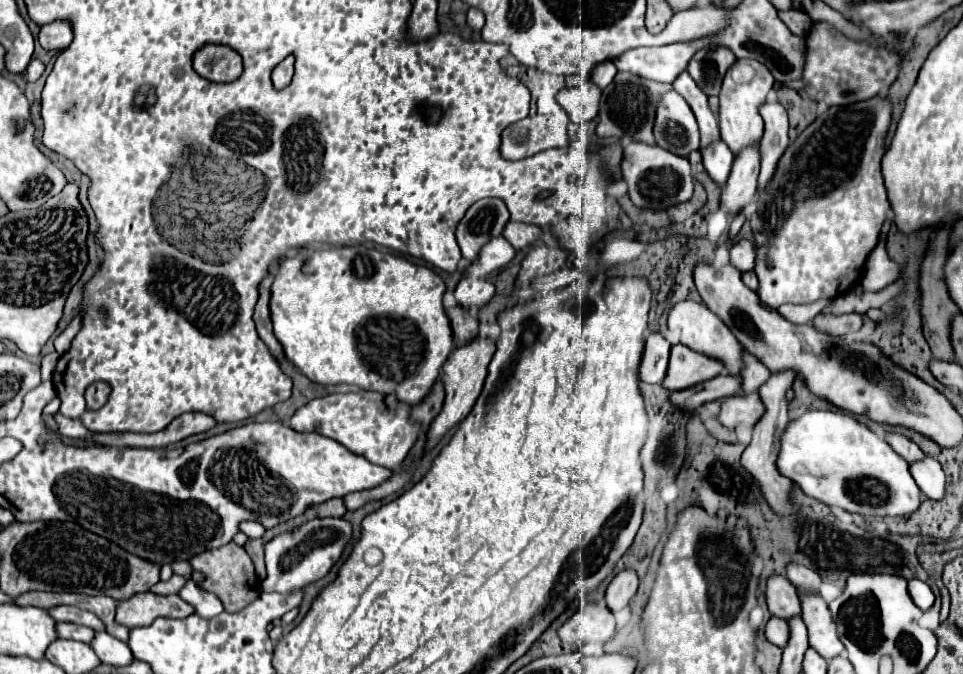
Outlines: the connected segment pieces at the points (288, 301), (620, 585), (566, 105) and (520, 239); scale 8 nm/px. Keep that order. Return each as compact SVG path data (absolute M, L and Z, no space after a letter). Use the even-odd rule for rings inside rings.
M364 244L330 248L330 250L312 250L312 252L306 252L306 254L296 254L294 258L282 260L280 266L278 266L278 272L274 276L272 298L270 298L274 334L280 340L280 344L284 346L286 358L298 370L302 370L302 374L308 376L312 382L316 382L316 384L354 384L354 386L364 388L364 390L394 394L398 398L398 402L404 402L408 406L418 406L430 394L434 382L438 380L438 372L440 372L442 364L446 362L446 358L448 358L448 354L450 354L450 350L454 346L454 334L450 330L450 320L448 320L448 316L444 312L444 306L442 306L444 290L446 290L444 280L436 272L432 272L430 268L412 264L406 258L400 258L400 256L394 256L394 254L388 254L388 252L380 252L380 250L364 246Z
M624 570L614 576L606 590L606 604L612 612L618 612L630 604L638 590L638 576L632 570Z
M586 82L574 88L562 88L556 94L556 100L566 110L566 114L574 124L590 122L598 114L600 88L594 82Z
M509 220L502 236L508 238L508 242L512 242L512 246L516 250L520 250L520 248L530 246L534 240L538 240L544 233L545 231L538 226Z

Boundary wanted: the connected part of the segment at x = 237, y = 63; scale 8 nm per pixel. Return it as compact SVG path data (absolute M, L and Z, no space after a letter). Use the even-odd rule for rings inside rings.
M204 46L194 54L194 70L212 82L232 82L242 72L242 58L228 46Z

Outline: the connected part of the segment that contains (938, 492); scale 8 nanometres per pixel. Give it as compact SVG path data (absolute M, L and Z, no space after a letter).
M924 458L920 462L912 462L910 464L910 474L916 480L918 488L932 500L940 500L944 496L944 472L940 462L936 462L934 458Z

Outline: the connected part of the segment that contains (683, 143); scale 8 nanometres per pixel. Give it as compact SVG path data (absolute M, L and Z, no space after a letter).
M676 90L660 96L654 120L654 138L658 146L684 158L692 150L698 150L700 136L694 112Z

